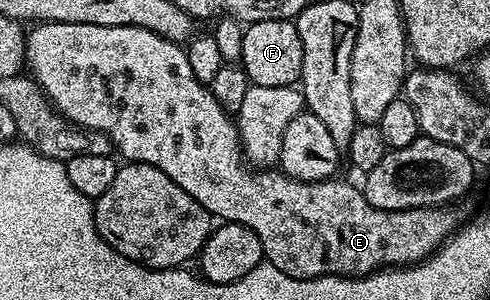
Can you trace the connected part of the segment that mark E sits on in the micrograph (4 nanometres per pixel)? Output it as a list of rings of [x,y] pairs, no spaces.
[[[38,23],[25,37],[25,67],[34,82],[41,86],[41,91],[53,104],[53,108],[63,118],[68,119],[77,127],[103,132],[109,138],[112,150],[122,160],[131,163],[146,163],[152,167],[163,169],[163,173],[167,173],[167,177],[171,177],[171,181],[175,181],[175,185],[179,185],[179,189],[191,193],[191,197],[195,201],[199,201],[199,205],[203,205],[203,209],[207,209],[210,215],[218,220],[247,225],[247,229],[251,229],[255,233],[255,237],[259,237],[259,245],[263,245],[264,262],[275,265],[275,269],[283,269],[283,273],[287,273],[287,277],[314,279],[320,275],[371,275],[382,268],[410,267],[413,263],[422,263],[424,259],[440,251],[446,239],[458,230],[457,215],[455,212],[449,211],[453,209],[448,206],[384,211],[383,209],[375,209],[375,205],[371,205],[371,201],[365,199],[365,192],[360,186],[352,187],[351,184],[344,183],[341,177],[324,179],[318,183],[304,183],[298,179],[290,179],[280,169],[254,170],[239,146],[234,116],[225,111],[223,105],[215,99],[206,84],[195,78],[188,50],[180,43],[172,43],[169,39],[159,37],[159,33],[151,33],[151,29],[79,25],[78,23]]]

